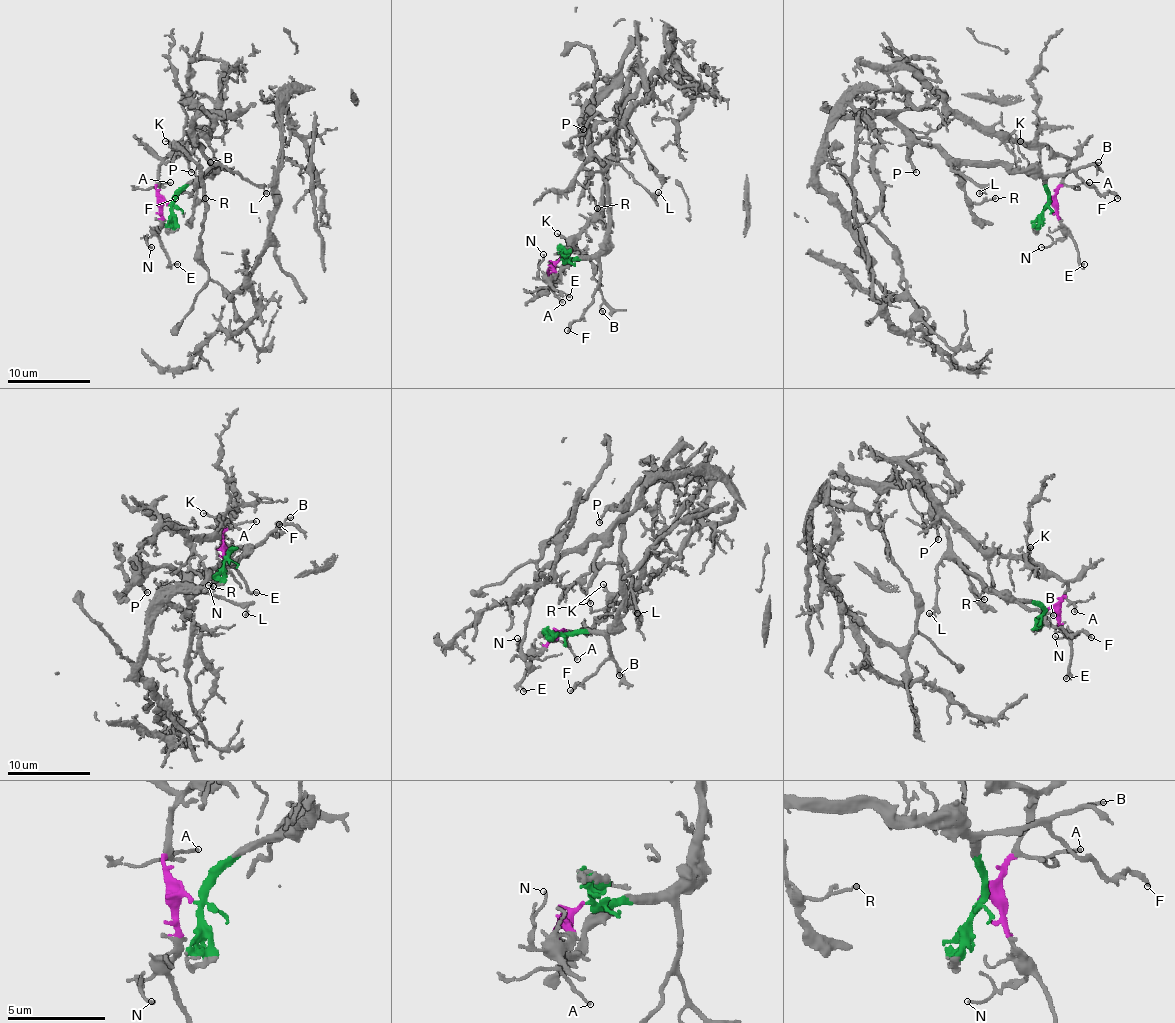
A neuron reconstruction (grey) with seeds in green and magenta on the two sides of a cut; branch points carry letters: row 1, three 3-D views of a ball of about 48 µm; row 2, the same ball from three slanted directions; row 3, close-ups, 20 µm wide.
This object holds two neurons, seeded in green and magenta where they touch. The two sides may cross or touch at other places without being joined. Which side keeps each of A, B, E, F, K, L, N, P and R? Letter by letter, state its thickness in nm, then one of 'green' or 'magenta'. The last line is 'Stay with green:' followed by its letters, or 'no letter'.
A: calibre 140 nm; magenta
B: calibre 140 nm; green
E: calibre 110 nm; magenta
F: calibre 240 nm; green
K: calibre 170 nm; magenta
L: calibre 180 nm; green
N: calibre 110 nm; magenta
P: calibre 170 nm; green
R: calibre 150 nm; green
Stay with green: B, F, L, P, R

